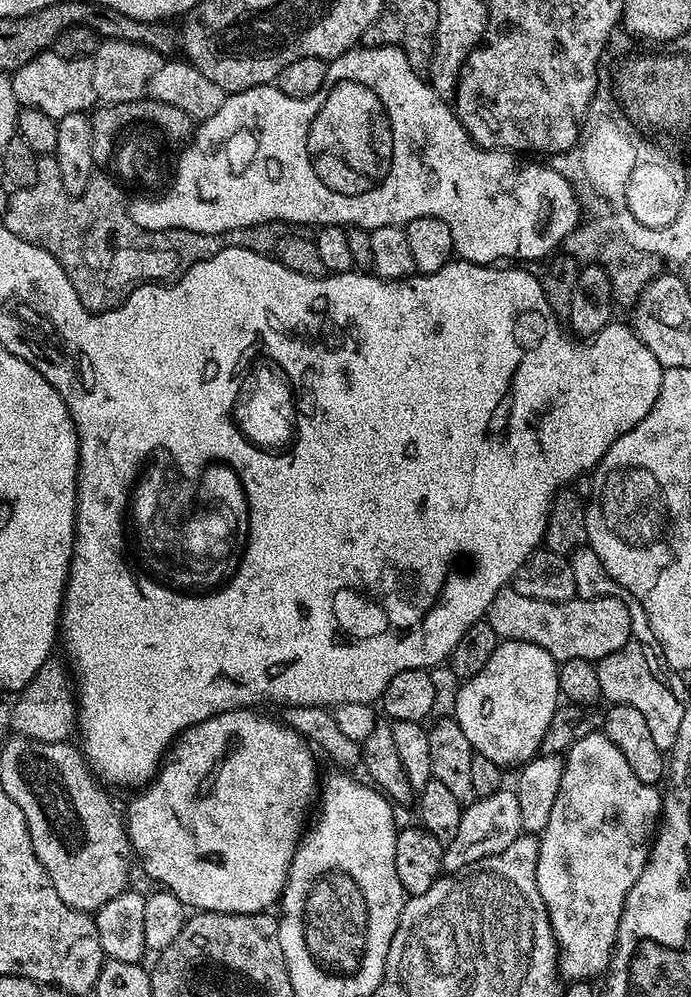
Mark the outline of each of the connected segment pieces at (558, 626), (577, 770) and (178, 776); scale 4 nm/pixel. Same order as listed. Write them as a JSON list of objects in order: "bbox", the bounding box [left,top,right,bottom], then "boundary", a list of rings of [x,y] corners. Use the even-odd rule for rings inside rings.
[{"bbox":[486,586,633,662],"boundary":[[[505,586],[490,602],[486,623],[501,641],[522,640],[547,649],[558,662],[588,659],[599,662],[622,650],[633,639],[632,615],[620,596],[602,596],[598,600],[573,598],[567,602],[539,600],[527,591],[515,592]]]},{"bbox":[534,731,662,981],"boundary":[[[603,731],[580,738],[566,754],[562,799],[554,802],[548,824],[538,840],[538,855],[535,857],[534,863],[536,863],[536,888],[540,891],[541,898],[545,900],[543,903],[546,905],[546,911],[552,922],[552,935],[555,936],[556,943],[559,945],[558,968],[563,975],[564,972],[568,975],[569,981],[591,981],[592,976],[598,975],[599,972],[601,975],[607,969],[614,955],[620,915],[624,909],[628,891],[632,889],[634,882],[638,882],[638,878],[648,862],[648,854],[654,843],[654,833],[657,831],[658,821],[662,816],[662,796],[659,791],[656,791],[657,789],[653,785],[644,784],[636,777],[634,770],[630,770],[630,762],[626,762],[626,758],[622,758],[622,750],[618,750],[618,746],[614,746],[614,742],[610,742],[610,738],[605,736]]]},{"bbox":[126,710,316,912],"boundary":[[[237,710],[223,712],[201,724],[188,728],[179,737],[178,743],[167,753],[154,779],[148,788],[126,812],[128,839],[133,849],[144,855],[144,868],[152,880],[161,880],[167,891],[173,892],[182,903],[192,910],[202,912],[262,912],[271,909],[271,904],[281,899],[284,885],[288,883],[288,875],[292,870],[298,845],[301,843],[300,831],[304,828],[304,815],[308,812],[308,792],[316,788],[316,760],[307,748],[305,737],[287,723],[271,720],[268,716],[259,716],[256,710]]]}]

